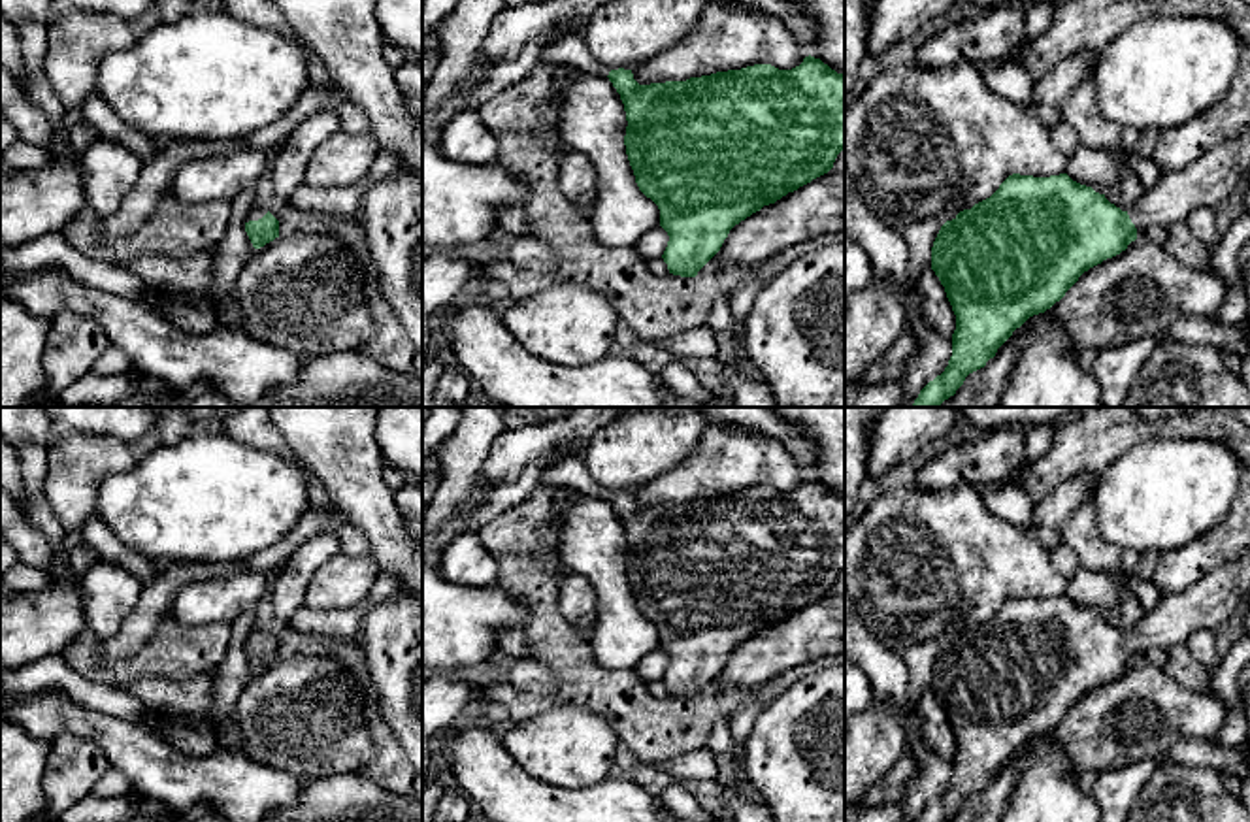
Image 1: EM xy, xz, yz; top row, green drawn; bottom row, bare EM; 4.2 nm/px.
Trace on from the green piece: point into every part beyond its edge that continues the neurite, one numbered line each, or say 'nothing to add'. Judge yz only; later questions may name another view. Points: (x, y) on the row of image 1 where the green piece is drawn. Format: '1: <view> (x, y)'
1: yz (1205, 183)

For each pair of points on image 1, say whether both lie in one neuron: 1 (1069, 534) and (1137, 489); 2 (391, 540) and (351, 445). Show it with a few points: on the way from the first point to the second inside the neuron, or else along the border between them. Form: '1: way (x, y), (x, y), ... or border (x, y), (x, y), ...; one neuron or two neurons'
1: border (1092, 493), (1098, 532), (1122, 549); two neurons
2: way (378, 517), (359, 493), (351, 468); one neuron

